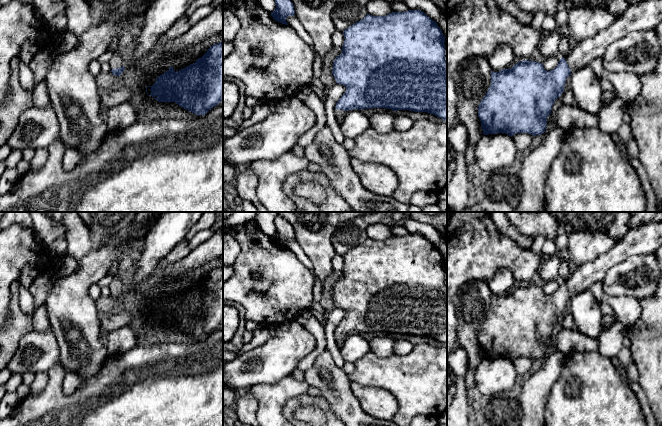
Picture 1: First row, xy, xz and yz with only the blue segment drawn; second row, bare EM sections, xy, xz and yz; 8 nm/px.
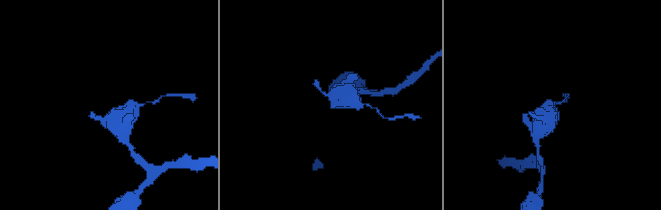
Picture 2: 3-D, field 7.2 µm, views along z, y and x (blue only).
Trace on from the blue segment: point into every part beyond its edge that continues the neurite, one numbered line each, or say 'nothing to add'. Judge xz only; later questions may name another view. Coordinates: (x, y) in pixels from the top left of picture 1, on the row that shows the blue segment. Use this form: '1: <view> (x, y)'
1: xz (339, 114)

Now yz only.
1: yz (646, 15)

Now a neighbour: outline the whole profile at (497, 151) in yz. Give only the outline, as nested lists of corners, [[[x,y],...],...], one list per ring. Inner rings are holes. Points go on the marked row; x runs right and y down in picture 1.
[[[505,133],[483,135],[475,149],[475,162],[479,168],[491,173],[511,167],[517,156],[513,138]]]

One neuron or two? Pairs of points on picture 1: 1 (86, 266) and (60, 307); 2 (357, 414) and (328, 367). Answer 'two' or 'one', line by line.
1: one
2: one

